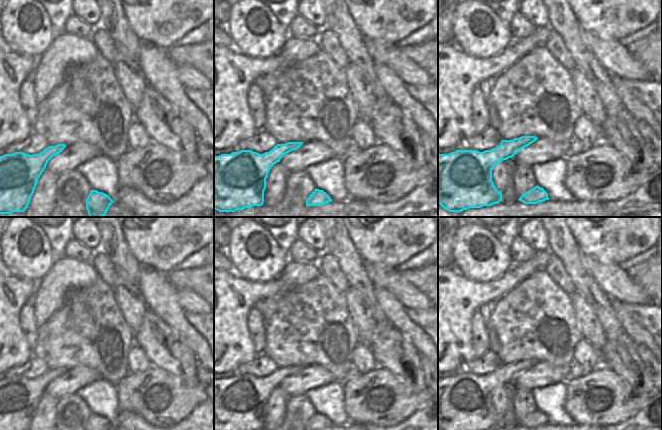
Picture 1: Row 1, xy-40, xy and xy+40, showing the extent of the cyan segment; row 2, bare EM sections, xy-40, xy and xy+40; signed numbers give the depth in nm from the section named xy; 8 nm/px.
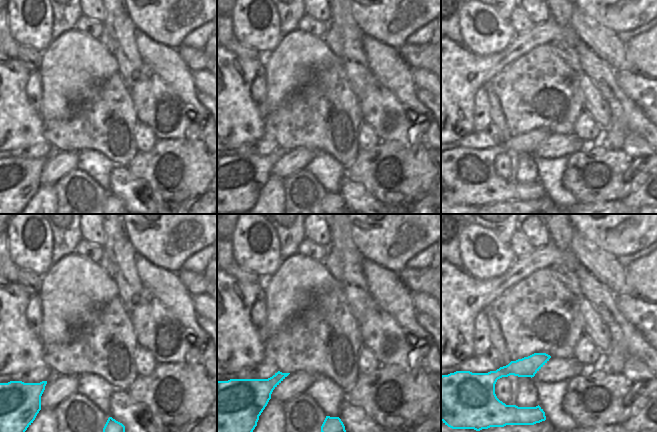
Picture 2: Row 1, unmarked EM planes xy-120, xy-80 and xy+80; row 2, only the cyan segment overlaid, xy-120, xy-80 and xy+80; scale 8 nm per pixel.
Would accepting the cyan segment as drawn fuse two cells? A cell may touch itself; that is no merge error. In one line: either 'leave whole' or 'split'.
leave whole

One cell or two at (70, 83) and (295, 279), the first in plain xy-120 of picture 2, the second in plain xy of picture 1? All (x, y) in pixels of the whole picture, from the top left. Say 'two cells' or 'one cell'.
one cell

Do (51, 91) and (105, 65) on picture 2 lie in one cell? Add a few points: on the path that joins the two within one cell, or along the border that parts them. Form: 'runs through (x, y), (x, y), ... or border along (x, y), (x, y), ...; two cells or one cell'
runs through (64, 78), (77, 65), (92, 65); one cell

